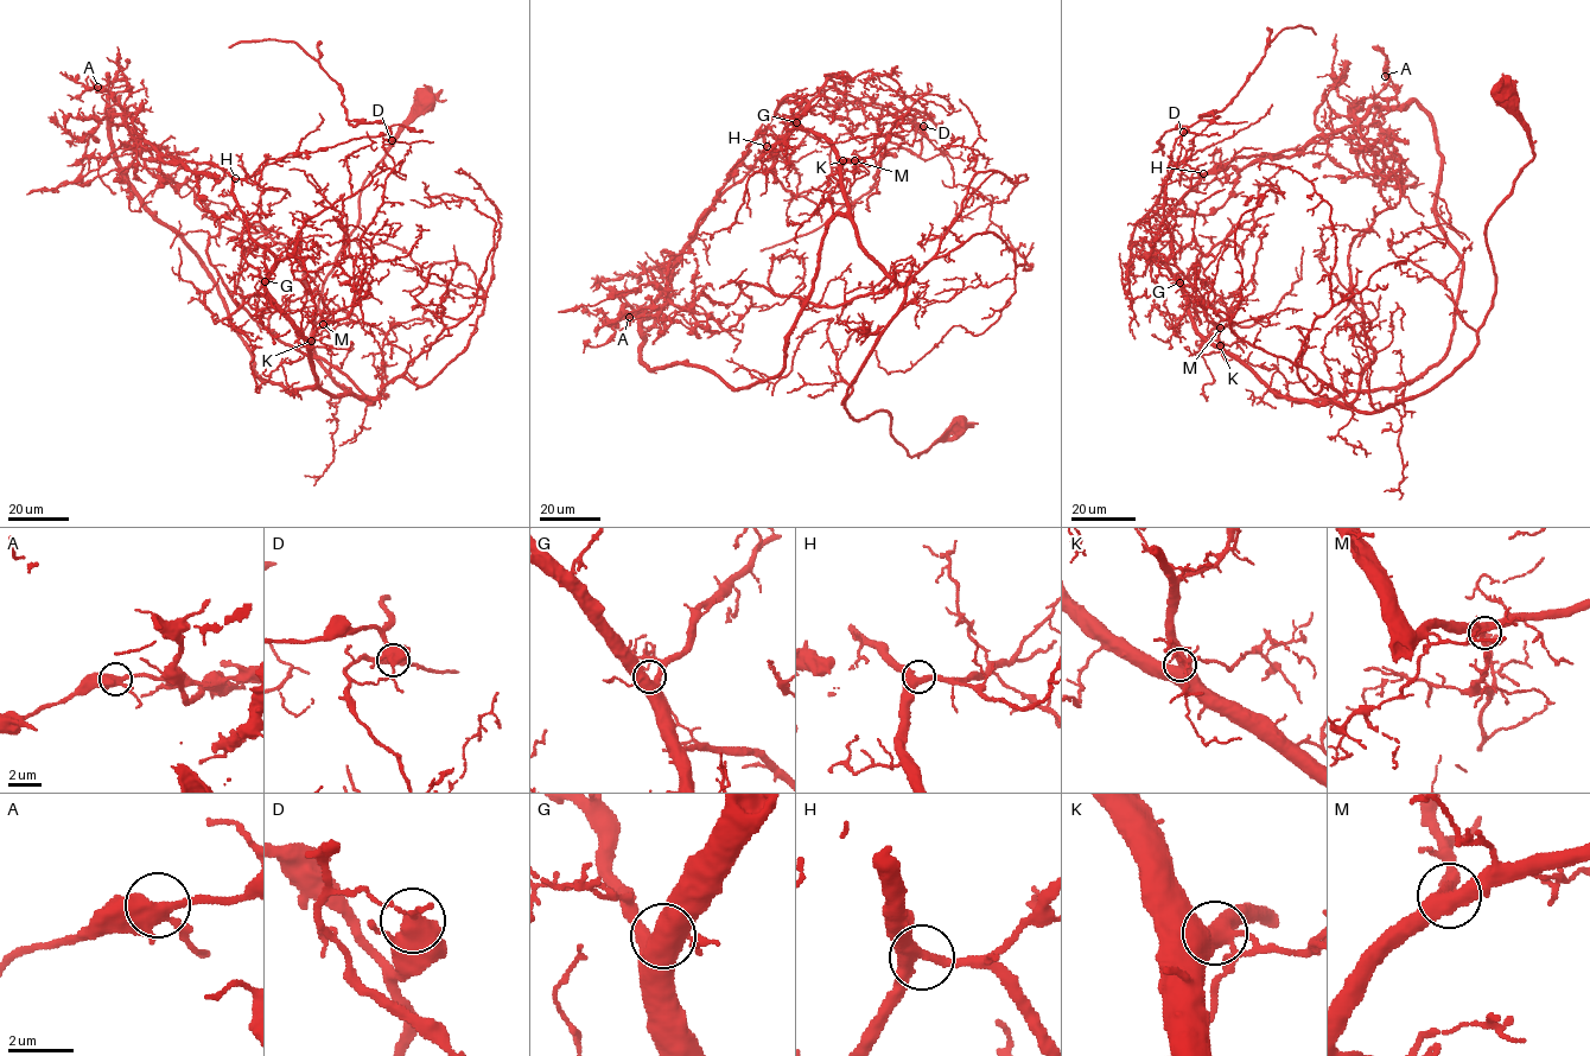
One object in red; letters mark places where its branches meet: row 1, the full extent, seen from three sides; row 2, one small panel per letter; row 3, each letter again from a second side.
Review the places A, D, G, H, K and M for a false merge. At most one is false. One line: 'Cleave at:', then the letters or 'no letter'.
Cleave at: D

